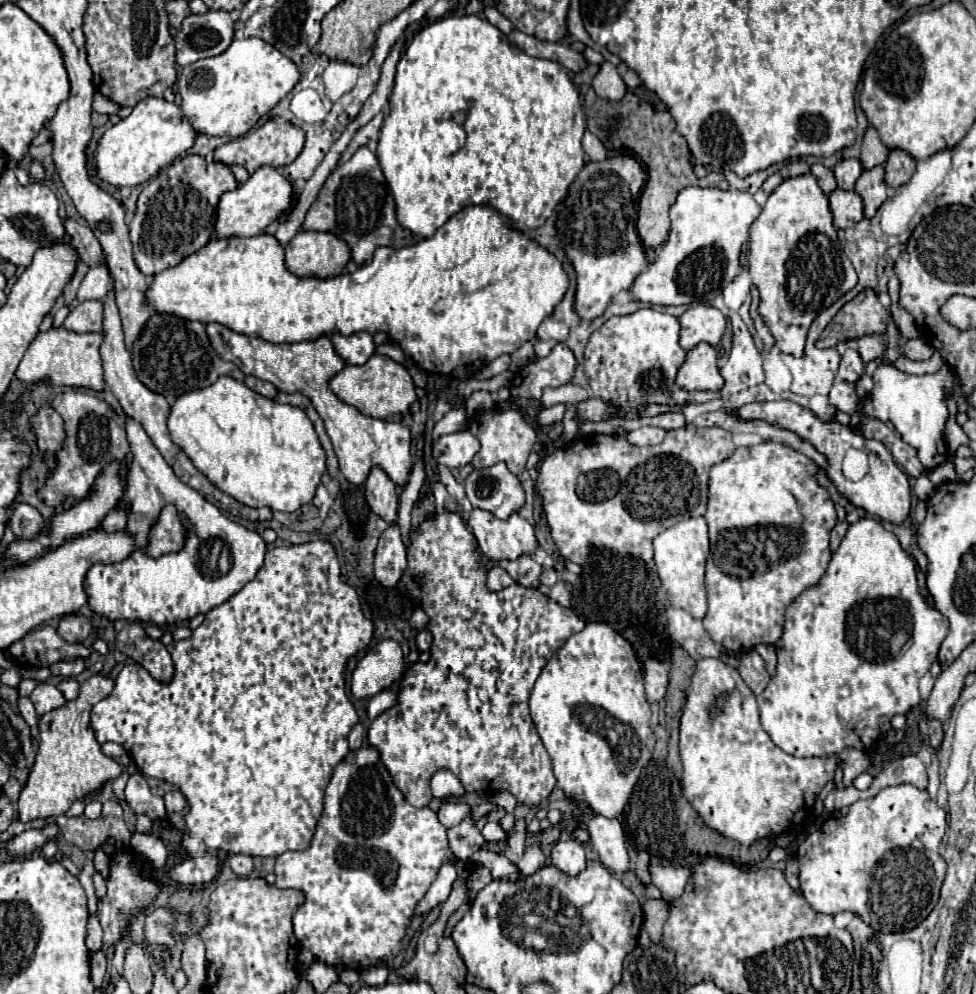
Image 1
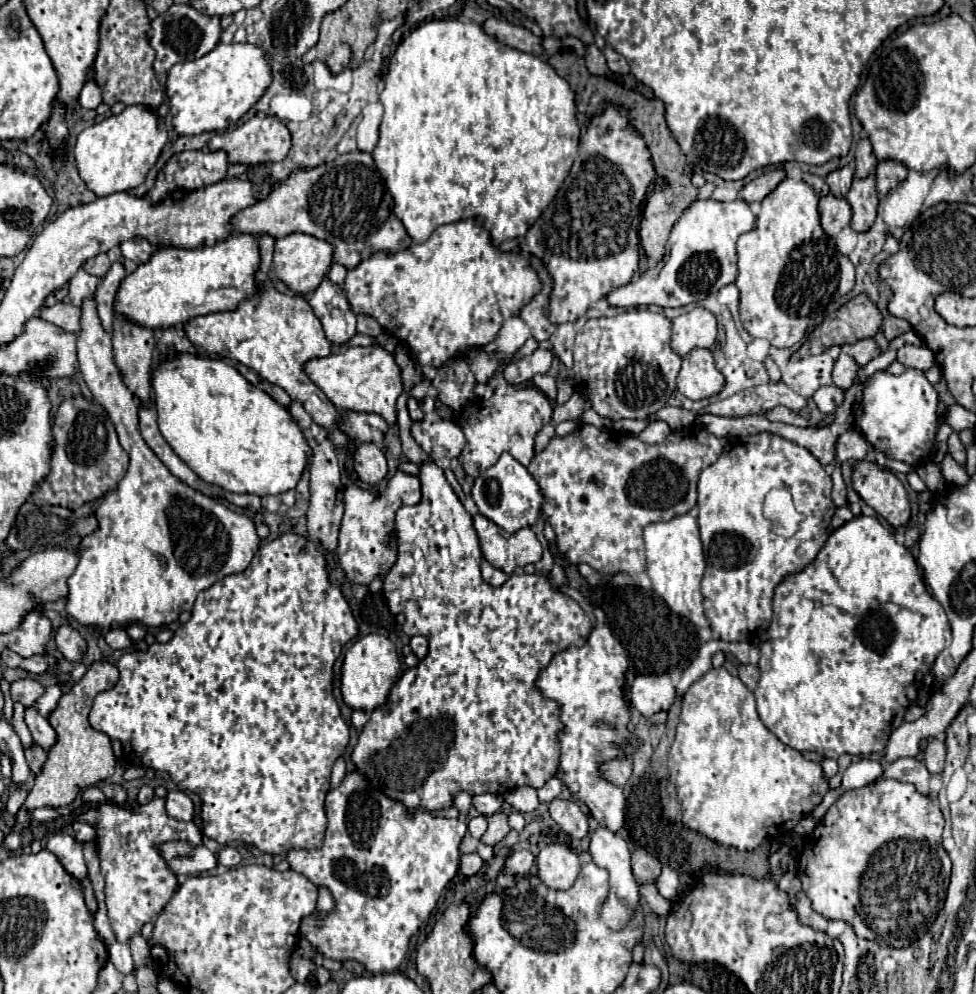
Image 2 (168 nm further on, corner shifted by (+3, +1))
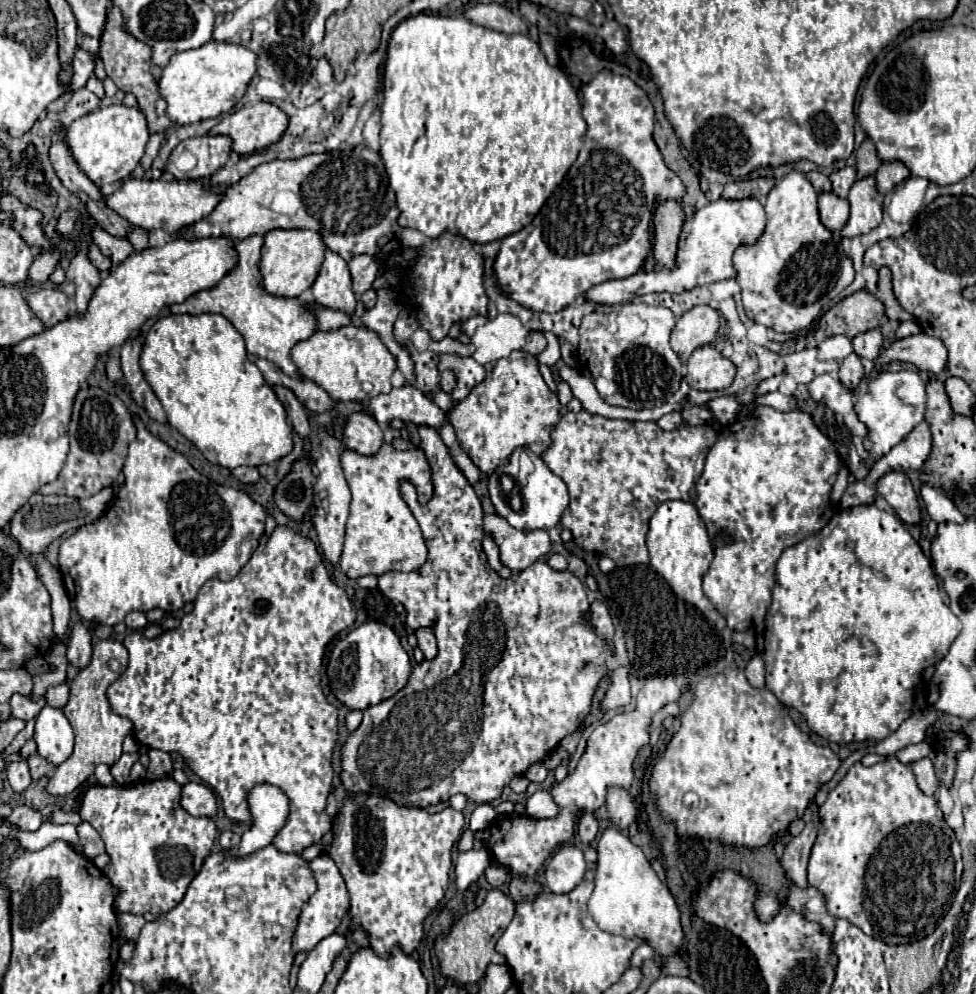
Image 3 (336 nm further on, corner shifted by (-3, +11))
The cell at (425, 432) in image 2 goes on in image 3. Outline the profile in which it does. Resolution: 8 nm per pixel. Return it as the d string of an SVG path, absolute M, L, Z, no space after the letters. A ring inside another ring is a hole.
M413 386L393 388L389 394L379 394L367 400L367 414L371 414L381 426L399 418L403 422L413 422L417 426L429 426L439 430L449 424L449 414L441 410L433 400L421 394Z

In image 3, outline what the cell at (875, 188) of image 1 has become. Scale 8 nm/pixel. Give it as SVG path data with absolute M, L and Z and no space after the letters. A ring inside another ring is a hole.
M867 176L863 180L857 180L849 190L849 204L851 204L851 216L845 228L841 230L843 236L853 238L859 234L871 232L875 226L881 224L881 204L875 200L877 184L875 176Z

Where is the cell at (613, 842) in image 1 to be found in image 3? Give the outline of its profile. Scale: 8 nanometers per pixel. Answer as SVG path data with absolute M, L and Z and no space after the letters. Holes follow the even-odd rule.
M607 828L597 838L597 852L595 890L589 898L589 914L593 920L601 930L609 930L611 934L645 938L657 954L677 954L683 944L677 904L667 886L653 872L641 848L635 846L619 828Z

